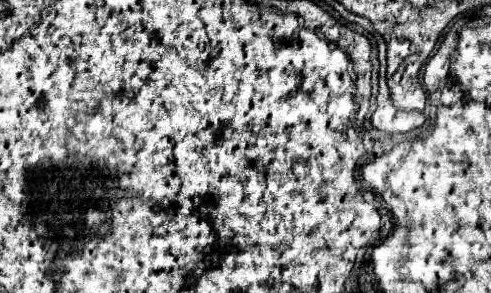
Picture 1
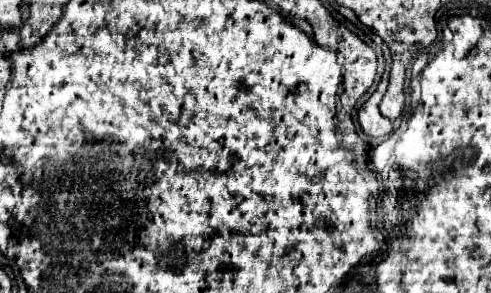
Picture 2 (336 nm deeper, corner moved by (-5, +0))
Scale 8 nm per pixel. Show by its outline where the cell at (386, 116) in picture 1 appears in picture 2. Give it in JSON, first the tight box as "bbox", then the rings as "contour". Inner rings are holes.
{"bbox":[358,72,392,138],"contour":[[[388,72],[382,76],[378,88],[372,92],[372,96],[364,102],[364,106],[358,110],[358,122],[360,122],[360,128],[364,134],[368,136],[374,136],[374,138],[382,138],[386,134],[392,132],[392,120],[388,120],[386,116],[380,114],[378,106],[380,106],[380,100],[386,92],[386,86],[388,86]]]}

